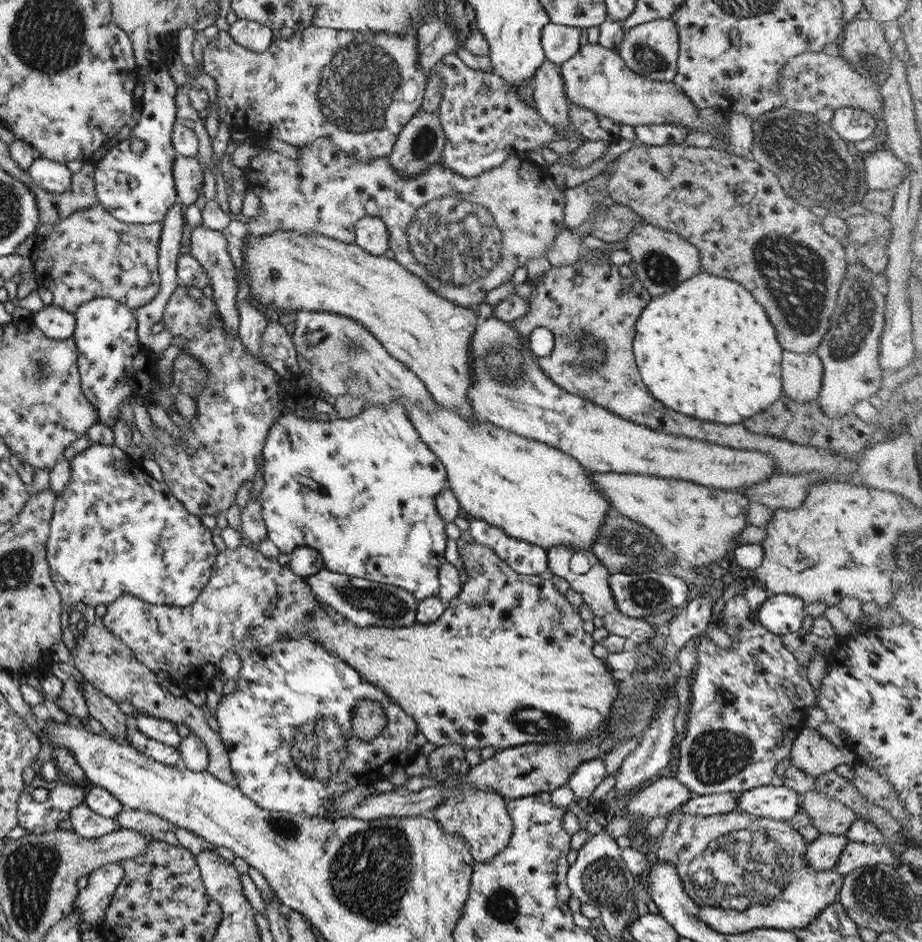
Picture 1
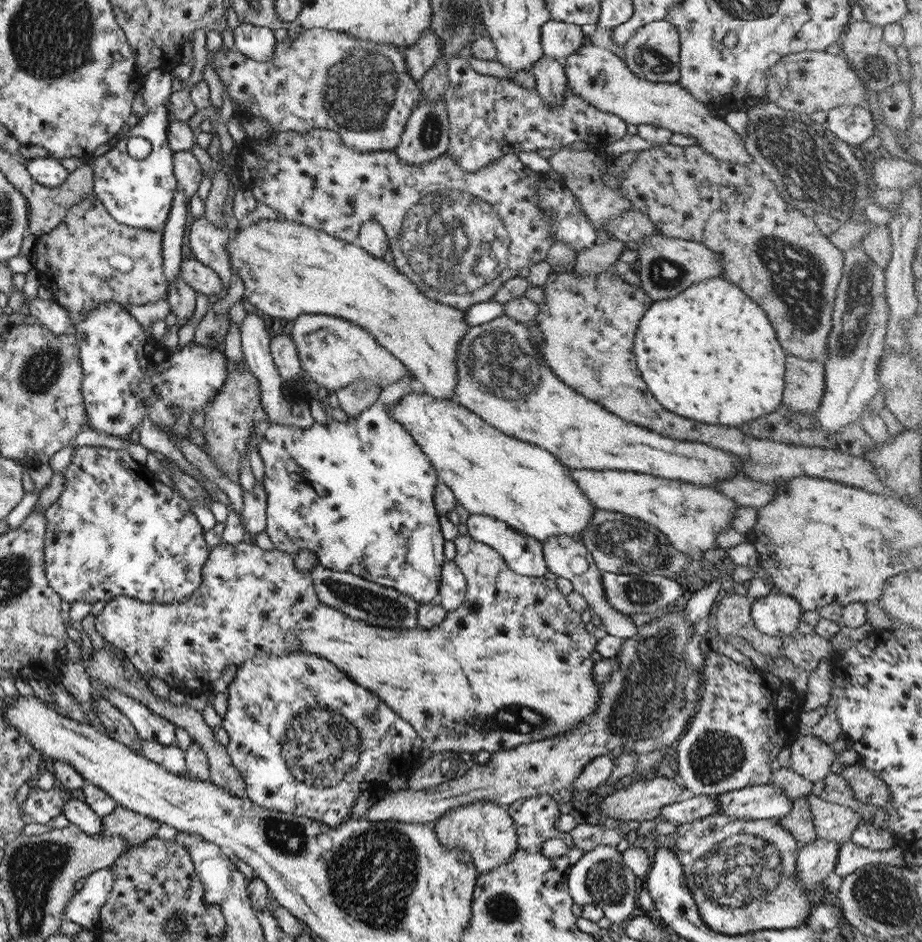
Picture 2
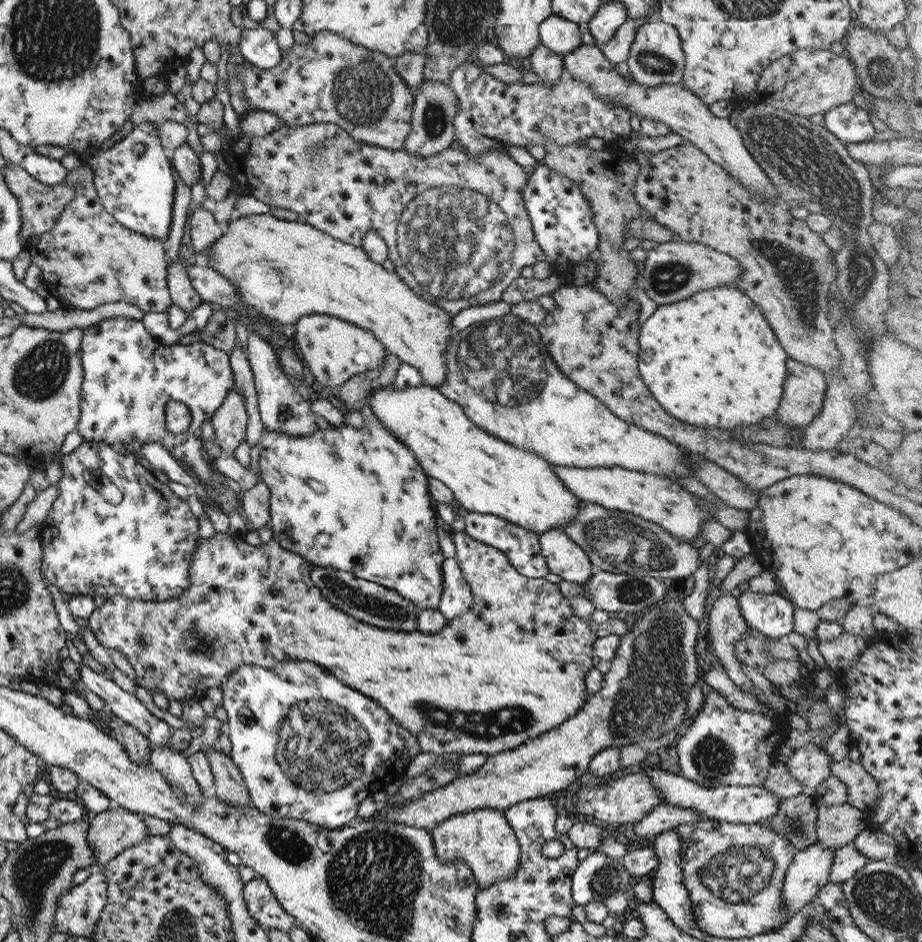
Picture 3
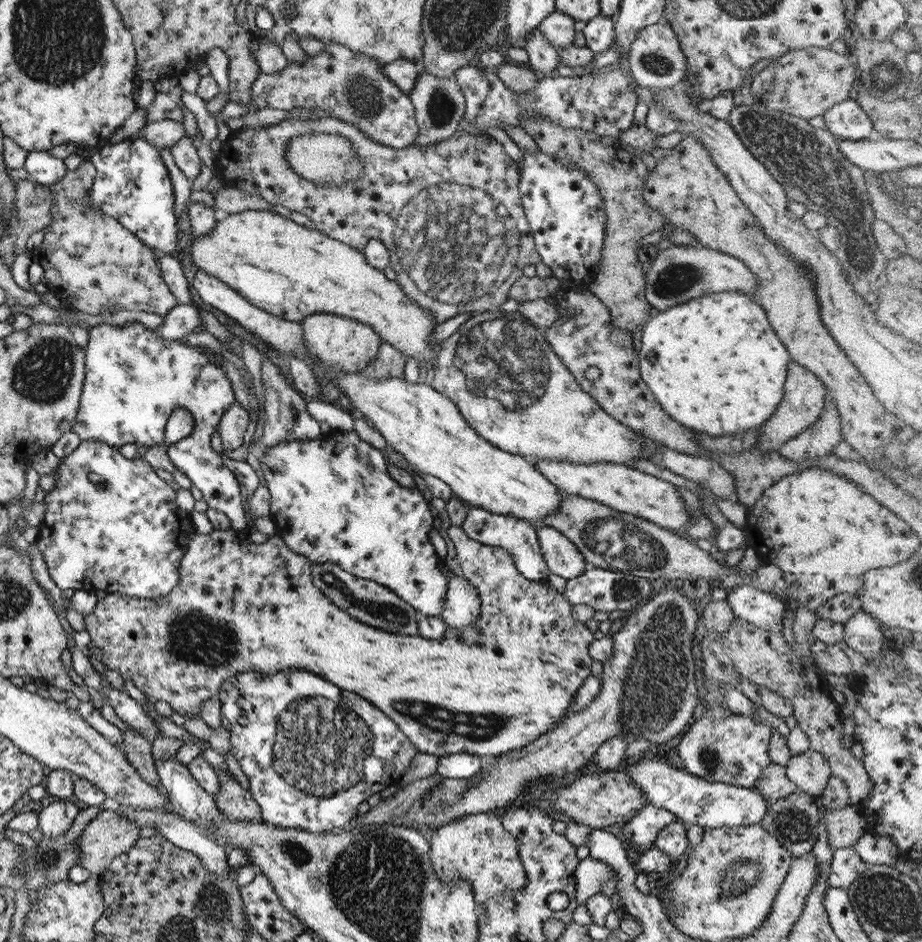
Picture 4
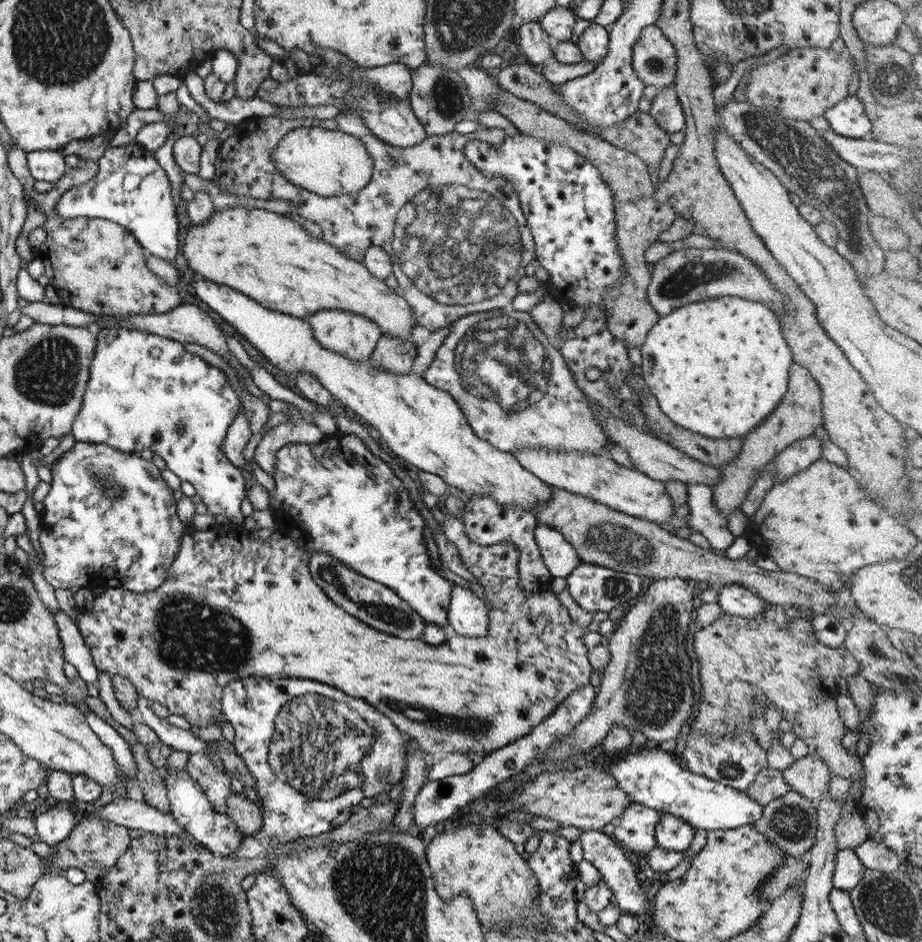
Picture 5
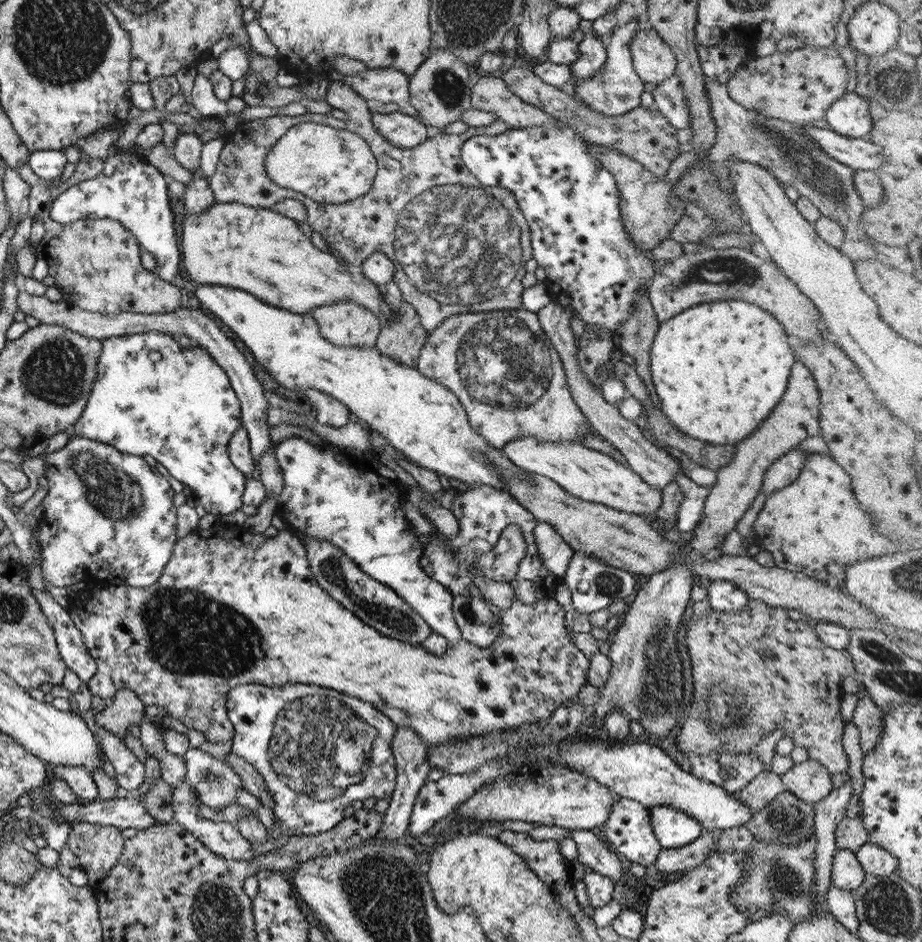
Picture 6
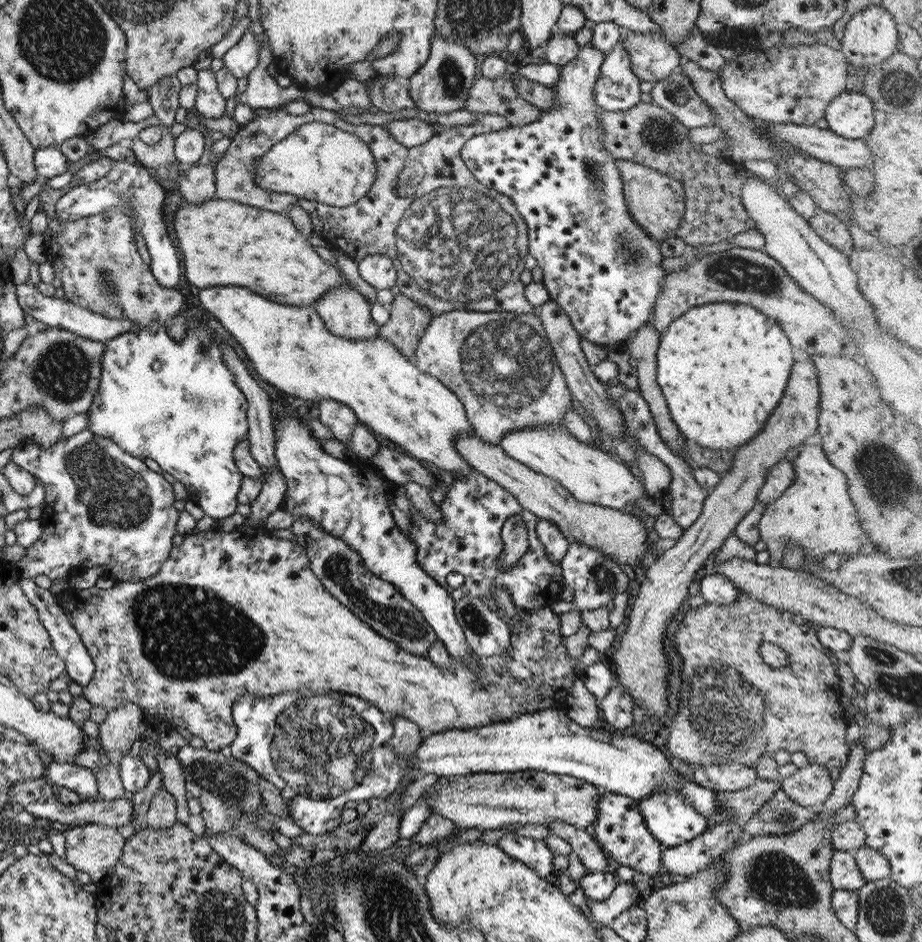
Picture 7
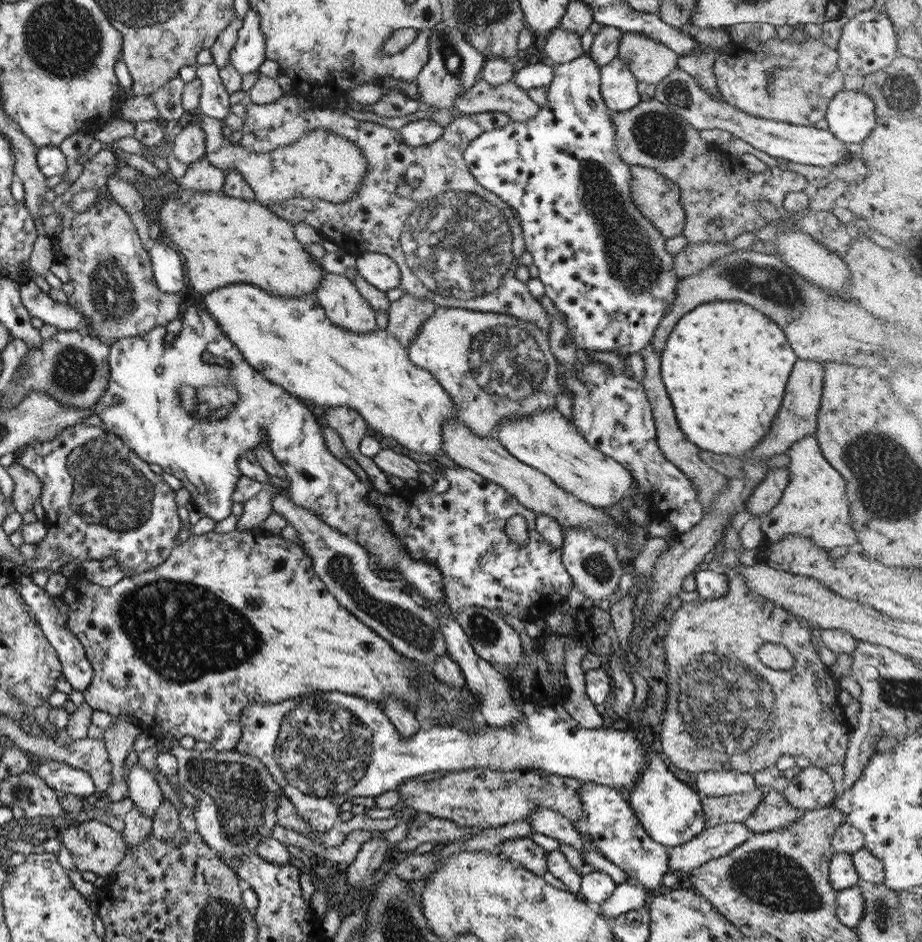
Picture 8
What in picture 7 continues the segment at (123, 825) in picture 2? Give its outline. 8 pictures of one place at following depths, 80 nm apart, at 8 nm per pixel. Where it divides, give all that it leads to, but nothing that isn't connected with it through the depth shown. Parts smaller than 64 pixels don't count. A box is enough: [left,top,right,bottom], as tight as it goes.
[63,824,125,884]

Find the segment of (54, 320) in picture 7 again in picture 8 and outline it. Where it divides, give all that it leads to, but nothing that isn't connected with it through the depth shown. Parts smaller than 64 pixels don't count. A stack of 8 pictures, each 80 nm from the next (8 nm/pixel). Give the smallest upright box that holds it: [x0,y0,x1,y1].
[20,279,91,337]

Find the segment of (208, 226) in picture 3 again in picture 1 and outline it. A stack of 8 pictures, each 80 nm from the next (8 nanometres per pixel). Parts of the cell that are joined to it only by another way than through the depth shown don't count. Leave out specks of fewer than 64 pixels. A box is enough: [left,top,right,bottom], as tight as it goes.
[189,225,238,335]

